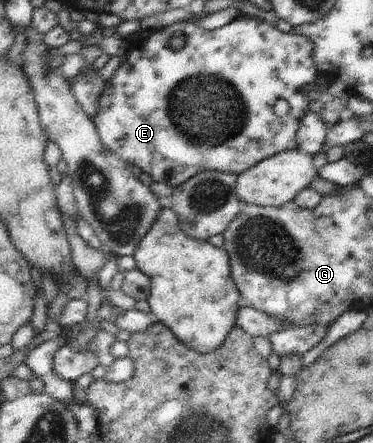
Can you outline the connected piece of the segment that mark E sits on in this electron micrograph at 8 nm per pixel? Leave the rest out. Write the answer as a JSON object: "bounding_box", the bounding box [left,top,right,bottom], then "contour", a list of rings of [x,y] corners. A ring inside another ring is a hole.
{"bounding_box":[93,16,321,190],"contour":[[[238,16],[230,24],[215,31],[208,31],[196,23],[178,21],[163,29],[154,30],[142,46],[128,51],[115,76],[111,81],[107,82],[108,88],[106,88],[102,100],[100,100],[100,112],[94,116],[93,120],[101,132],[104,145],[108,150],[116,152],[125,162],[138,165],[143,172],[149,173],[154,181],[170,184],[177,190],[184,186],[186,182],[198,176],[198,174],[206,171],[223,171],[242,175],[253,170],[258,164],[268,158],[273,158],[276,154],[280,154],[280,152],[298,150],[300,148],[297,137],[301,130],[302,122],[305,121],[306,116],[310,113],[310,104],[312,104],[312,100],[309,98],[310,92],[319,88],[317,84],[321,71],[316,58],[314,58],[314,52],[316,52],[314,40],[310,40],[308,36],[302,36],[286,30],[282,32],[278,26],[266,22],[260,16]],[[178,32],[182,32],[187,37],[187,43],[181,50],[172,48],[172,38]],[[280,99],[285,99],[291,106],[290,111],[284,117],[278,116],[276,110],[274,110]]]}

